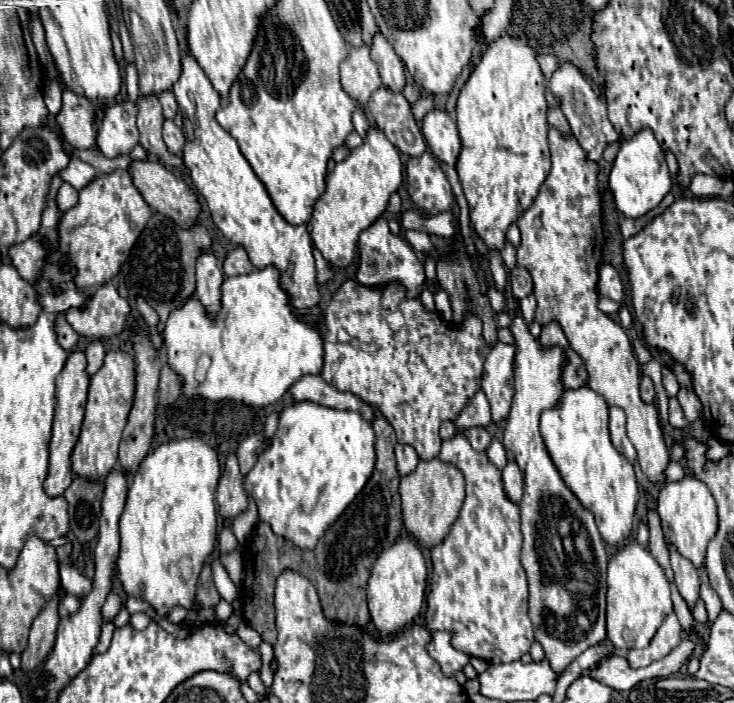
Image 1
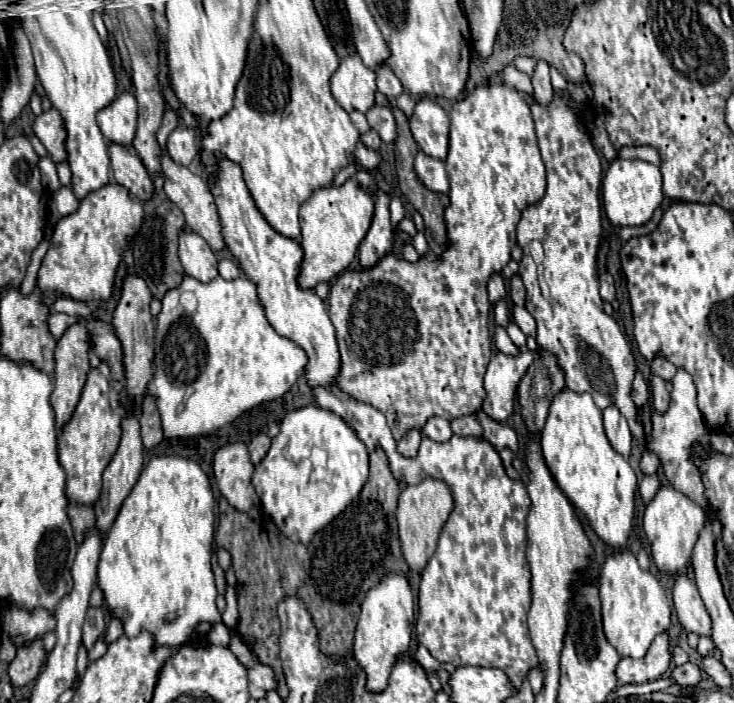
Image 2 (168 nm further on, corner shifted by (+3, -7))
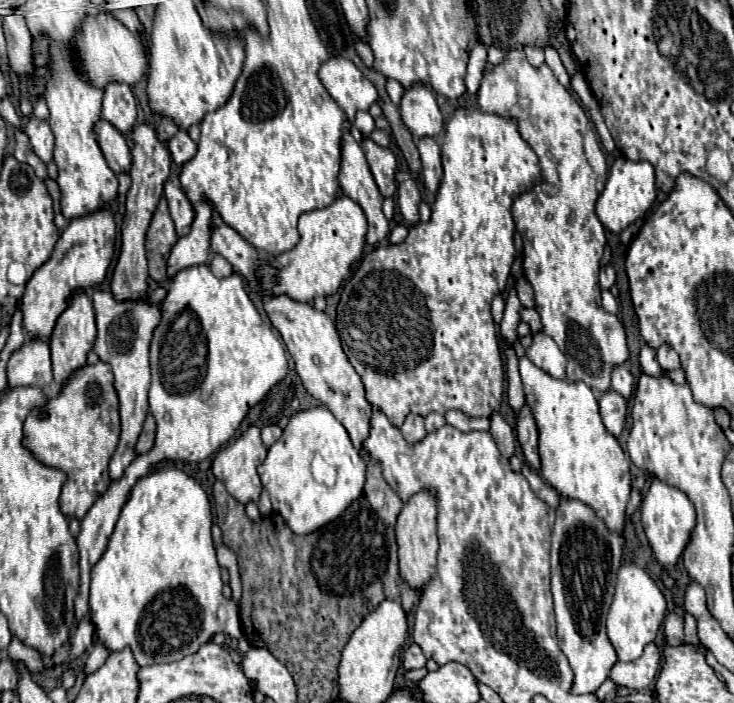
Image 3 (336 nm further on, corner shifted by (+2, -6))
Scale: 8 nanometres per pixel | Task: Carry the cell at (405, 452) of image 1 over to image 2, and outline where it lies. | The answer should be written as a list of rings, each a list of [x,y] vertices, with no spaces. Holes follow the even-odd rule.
[[[411,429],[407,431],[407,435],[403,435],[403,439],[397,443],[397,451],[405,457],[415,457],[419,451],[419,443],[421,443],[421,431],[419,429]]]

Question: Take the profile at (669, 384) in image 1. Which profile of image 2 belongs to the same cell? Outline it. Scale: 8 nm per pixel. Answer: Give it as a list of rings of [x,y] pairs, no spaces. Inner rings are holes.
[[[655,355],[655,359],[651,361],[651,371],[655,373],[655,375],[659,375],[659,377],[663,377],[665,381],[669,381],[669,379],[673,379],[673,375],[675,375],[675,365],[671,363],[671,361],[667,361],[663,355]]]

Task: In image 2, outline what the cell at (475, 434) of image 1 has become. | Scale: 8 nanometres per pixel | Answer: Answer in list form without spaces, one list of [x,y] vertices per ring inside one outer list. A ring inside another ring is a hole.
[[[467,415],[467,417],[459,417],[459,419],[451,419],[451,429],[455,435],[461,437],[481,437],[483,435],[483,427],[477,419],[477,415]]]

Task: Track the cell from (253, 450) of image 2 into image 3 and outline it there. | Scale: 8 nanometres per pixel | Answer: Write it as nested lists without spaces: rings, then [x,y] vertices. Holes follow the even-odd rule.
[[[276,424],[264,426],[262,428],[262,444],[264,444],[264,448],[270,448],[280,438],[280,434],[282,434],[282,430]]]

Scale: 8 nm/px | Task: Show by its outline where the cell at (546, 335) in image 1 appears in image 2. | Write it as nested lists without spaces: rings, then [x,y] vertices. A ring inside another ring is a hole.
[[[549,351],[541,353],[541,359],[535,361],[525,377],[519,381],[517,395],[521,405],[521,419],[527,431],[539,433],[545,425],[551,399],[565,387],[563,371],[557,365],[555,355]]]

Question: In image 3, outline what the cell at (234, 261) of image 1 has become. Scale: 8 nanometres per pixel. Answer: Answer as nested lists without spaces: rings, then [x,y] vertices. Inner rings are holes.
[[[216,254],[214,256],[214,260],[212,260],[212,264],[210,264],[210,270],[218,276],[218,278],[224,278],[224,276],[230,276],[234,270],[232,270],[232,266],[230,266],[230,262],[228,260],[224,260],[220,254]]]

